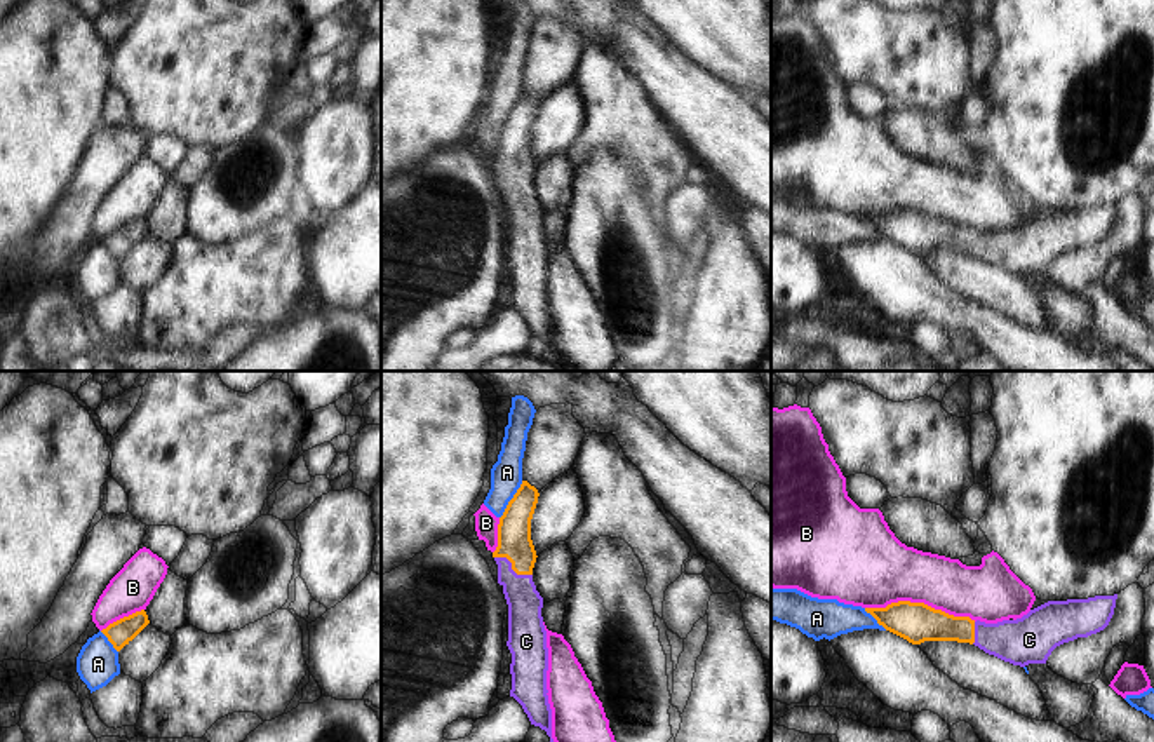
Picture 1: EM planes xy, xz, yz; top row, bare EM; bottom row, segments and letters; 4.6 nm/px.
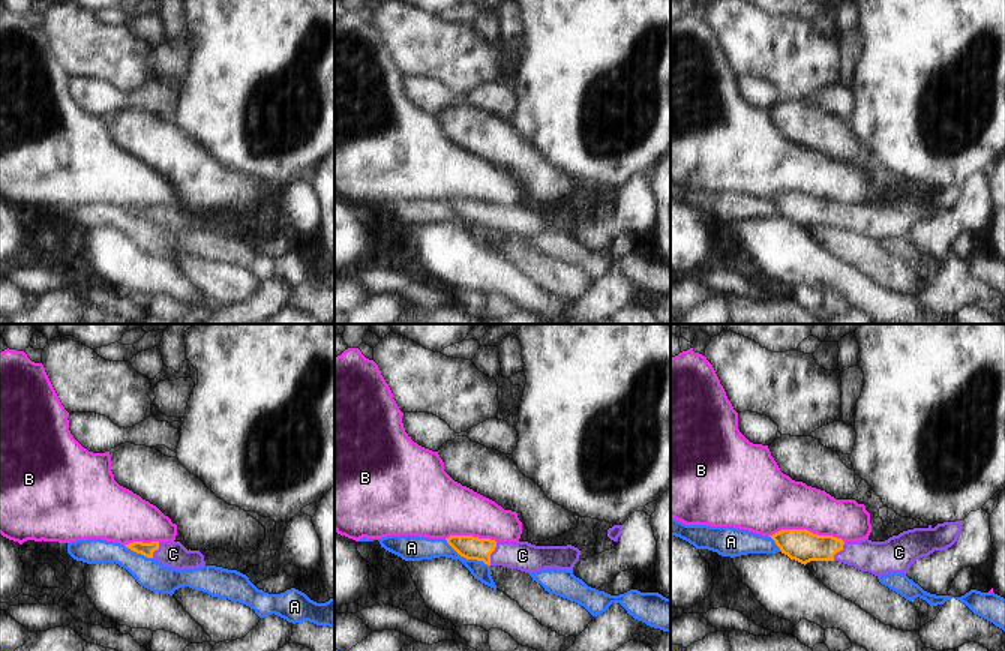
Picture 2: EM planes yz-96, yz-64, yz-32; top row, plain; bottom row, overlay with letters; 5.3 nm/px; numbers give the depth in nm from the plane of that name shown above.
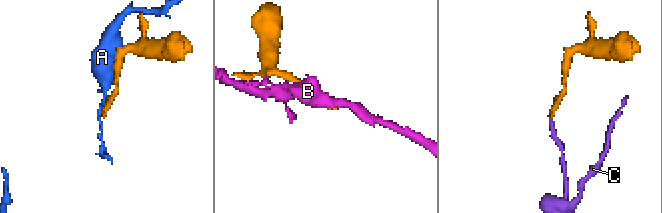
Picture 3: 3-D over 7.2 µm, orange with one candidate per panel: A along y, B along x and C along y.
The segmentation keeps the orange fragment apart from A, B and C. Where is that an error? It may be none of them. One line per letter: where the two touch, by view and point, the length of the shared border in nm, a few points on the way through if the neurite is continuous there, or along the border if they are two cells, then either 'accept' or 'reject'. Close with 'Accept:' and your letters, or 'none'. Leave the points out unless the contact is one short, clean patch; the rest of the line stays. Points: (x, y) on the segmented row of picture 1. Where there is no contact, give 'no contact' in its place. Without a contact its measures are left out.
A: meets orange in xz at (510, 500); contact 200 nm long; reject
B: meets orange in yz at (921, 603); contact 500 nm long; reject
C: meets orange in xz at (512, 568); contact 200 nm long; runs through xz (514, 532), (512, 568), (524, 603); accept
Accept: C

